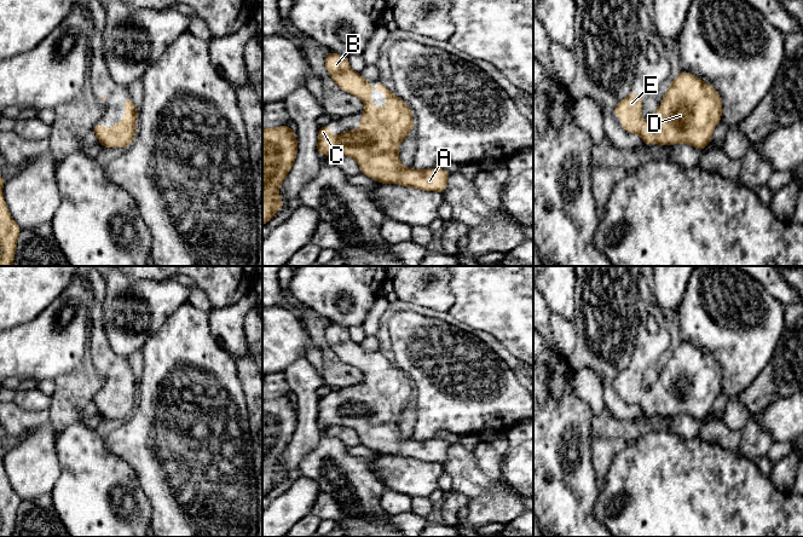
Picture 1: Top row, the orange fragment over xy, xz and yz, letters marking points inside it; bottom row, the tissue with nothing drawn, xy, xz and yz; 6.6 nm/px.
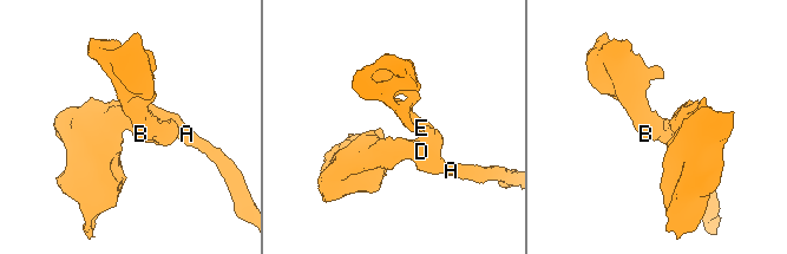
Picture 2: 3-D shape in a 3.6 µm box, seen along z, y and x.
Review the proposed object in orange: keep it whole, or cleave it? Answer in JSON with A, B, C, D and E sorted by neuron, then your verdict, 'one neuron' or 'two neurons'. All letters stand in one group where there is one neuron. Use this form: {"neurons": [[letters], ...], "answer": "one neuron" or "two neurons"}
{"neurons": [["A", "B", "C", "D", "E"]], "answer": "one neuron"}

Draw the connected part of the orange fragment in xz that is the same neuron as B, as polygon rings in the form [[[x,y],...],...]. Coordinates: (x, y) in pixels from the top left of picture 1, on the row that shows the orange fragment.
[[[335,52],[325,56],[324,64],[331,80],[345,92],[363,100],[360,129],[347,129],[340,135],[330,134],[330,126],[318,129],[317,152],[319,155],[343,155],[353,157],[360,173],[380,184],[398,184],[422,191],[444,194],[451,174],[443,168],[418,171],[405,168],[398,156],[400,143],[414,129],[412,111],[405,100],[397,98],[380,80],[376,91],[386,94],[383,109],[371,105],[371,82],[351,69],[347,57]]]

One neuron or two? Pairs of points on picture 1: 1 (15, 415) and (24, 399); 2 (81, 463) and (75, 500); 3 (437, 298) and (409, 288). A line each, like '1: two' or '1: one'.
1: two
2: one
3: one

